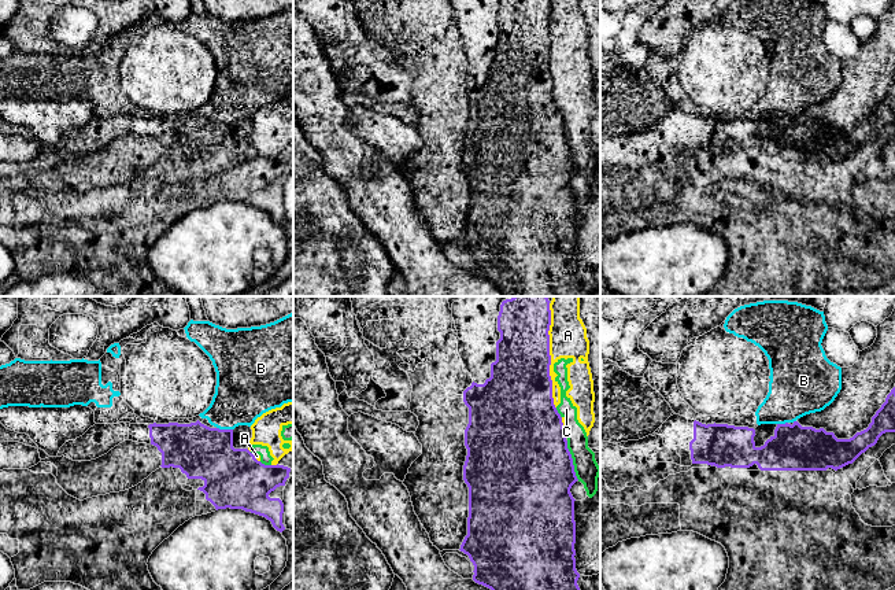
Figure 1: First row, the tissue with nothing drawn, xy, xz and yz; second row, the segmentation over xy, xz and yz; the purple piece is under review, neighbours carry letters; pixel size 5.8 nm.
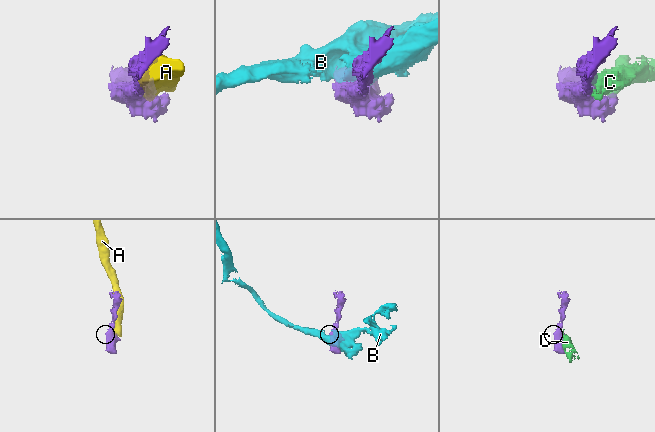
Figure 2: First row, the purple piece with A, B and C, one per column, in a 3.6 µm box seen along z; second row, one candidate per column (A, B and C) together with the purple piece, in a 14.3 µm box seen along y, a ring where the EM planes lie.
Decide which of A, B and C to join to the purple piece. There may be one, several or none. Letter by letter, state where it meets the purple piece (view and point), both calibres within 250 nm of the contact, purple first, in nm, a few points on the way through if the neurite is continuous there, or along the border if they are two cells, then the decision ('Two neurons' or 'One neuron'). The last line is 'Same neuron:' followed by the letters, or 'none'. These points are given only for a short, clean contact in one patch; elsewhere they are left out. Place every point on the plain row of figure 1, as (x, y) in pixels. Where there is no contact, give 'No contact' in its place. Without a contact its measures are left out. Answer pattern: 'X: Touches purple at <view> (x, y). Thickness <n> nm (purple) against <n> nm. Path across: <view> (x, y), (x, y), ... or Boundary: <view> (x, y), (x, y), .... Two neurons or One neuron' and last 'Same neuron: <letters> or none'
A: Touches purple at xz (550, 51). Thickness 380 nm (purple) against 220 nm. Two neurons
B: Touches purple at xy (225, 122). Thickness 300 nm (purple) against 340 nm. Two neurons
C: Touches purple at xz (572, 152). Thickness 500 nm (purple) against 140 nm. Two neurons
Same neuron: none

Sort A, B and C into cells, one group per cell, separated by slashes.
A C / B

